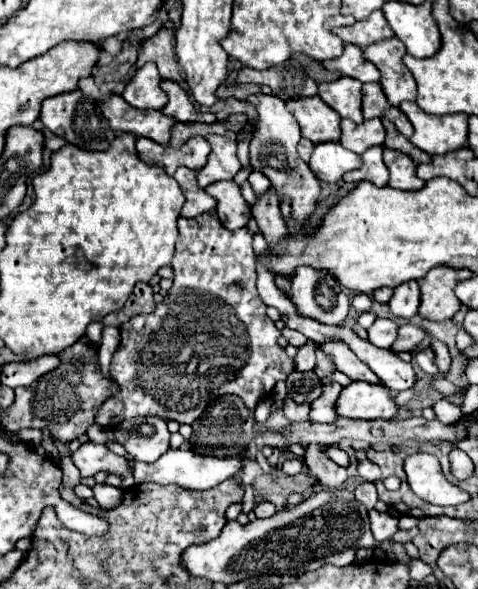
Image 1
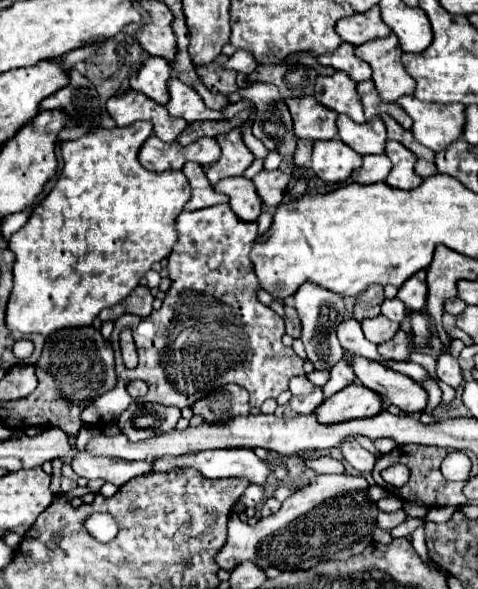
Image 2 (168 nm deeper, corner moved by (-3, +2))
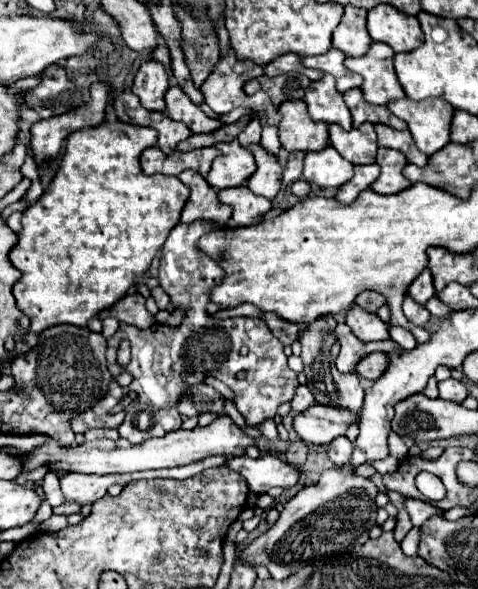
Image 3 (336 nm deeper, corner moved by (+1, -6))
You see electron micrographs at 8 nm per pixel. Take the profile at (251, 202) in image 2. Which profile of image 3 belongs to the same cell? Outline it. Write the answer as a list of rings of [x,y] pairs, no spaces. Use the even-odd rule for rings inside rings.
[[[235,186],[235,188],[219,190],[219,198],[221,198],[221,202],[233,206],[231,222],[235,226],[259,224],[263,220],[263,216],[273,206],[273,202],[269,198],[261,198],[261,196],[253,194],[247,186]]]

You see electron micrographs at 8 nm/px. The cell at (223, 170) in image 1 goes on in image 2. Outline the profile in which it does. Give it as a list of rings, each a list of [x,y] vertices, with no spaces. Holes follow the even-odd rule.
[[[235,128],[229,134],[219,134],[217,142],[221,146],[221,158],[207,168],[207,178],[211,184],[217,184],[229,176],[243,176],[243,172],[253,162],[253,154],[241,140],[241,130]]]

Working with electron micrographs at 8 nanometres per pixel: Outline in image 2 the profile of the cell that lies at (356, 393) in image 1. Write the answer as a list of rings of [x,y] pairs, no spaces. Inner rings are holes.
[[[349,384],[341,392],[333,394],[317,408],[317,420],[323,424],[345,422],[353,418],[373,418],[383,410],[381,394],[373,394],[373,390],[363,384]]]

